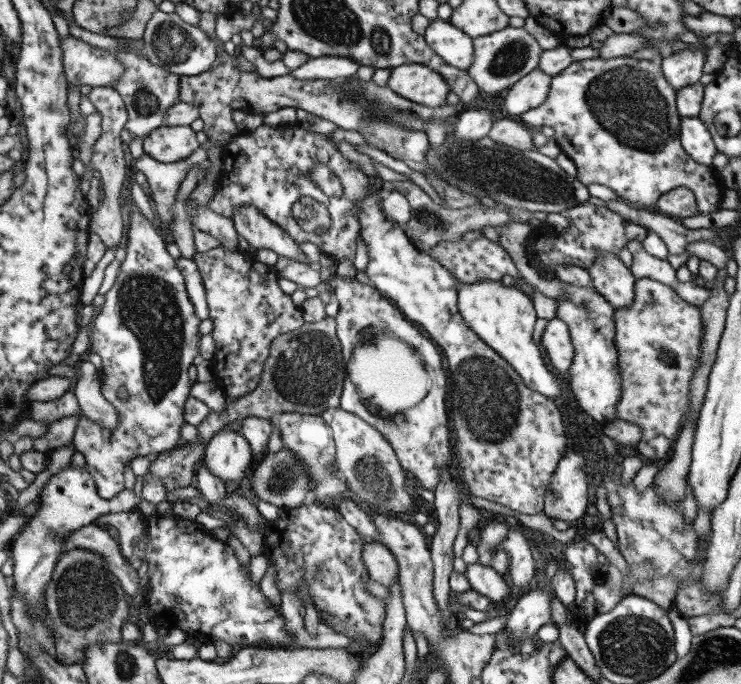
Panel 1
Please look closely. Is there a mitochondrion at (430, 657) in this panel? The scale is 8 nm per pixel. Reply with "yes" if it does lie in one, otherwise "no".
no

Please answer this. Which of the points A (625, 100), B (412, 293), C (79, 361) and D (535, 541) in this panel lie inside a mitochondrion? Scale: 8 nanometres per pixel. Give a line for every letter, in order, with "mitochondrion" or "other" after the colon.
A: mitochondrion
B: other
C: other
D: other

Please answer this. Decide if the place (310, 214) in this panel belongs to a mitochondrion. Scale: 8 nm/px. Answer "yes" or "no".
yes

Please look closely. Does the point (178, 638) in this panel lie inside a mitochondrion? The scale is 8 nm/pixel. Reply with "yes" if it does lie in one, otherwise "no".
no

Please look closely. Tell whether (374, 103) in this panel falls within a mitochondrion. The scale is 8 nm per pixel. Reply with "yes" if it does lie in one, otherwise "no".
yes

